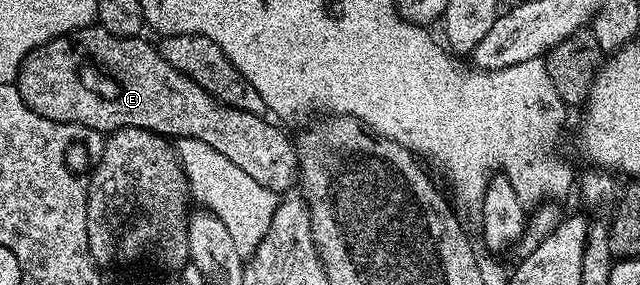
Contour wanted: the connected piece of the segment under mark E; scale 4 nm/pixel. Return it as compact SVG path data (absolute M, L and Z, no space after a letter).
M92 26L90 28L78 28L69 36L58 36L48 42L42 44L41 47L35 48L23 59L23 64L19 68L17 77L17 87L21 98L29 106L29 110L33 110L37 114L41 114L41 118L49 118L53 122L65 122L66 124L80 124L86 128L96 128L101 133L110 134L118 128L144 128L150 132L155 132L159 136L168 138L197 138L201 142L205 142L209 146L213 146L213 150L217 150L217 154L225 154L225 158L229 158L229 162L233 162L233 166L238 166L240 170L245 170L245 174L249 174L249 178L261 182L261 186L265 186L269 190L273 190L276 194L287 194L292 187L296 187L299 178L299 156L295 153L295 145L292 137L287 137L278 123L270 124L266 115L258 116L257 114L249 114L245 110L237 110L233 106L223 104L220 100L210 96L208 92L201 86L197 86L197 82L193 82L183 73L178 72L173 66L169 66L169 62L165 62L165 58L159 53L158 47L154 43L143 40L139 36L114 36L105 31L104 28Z

